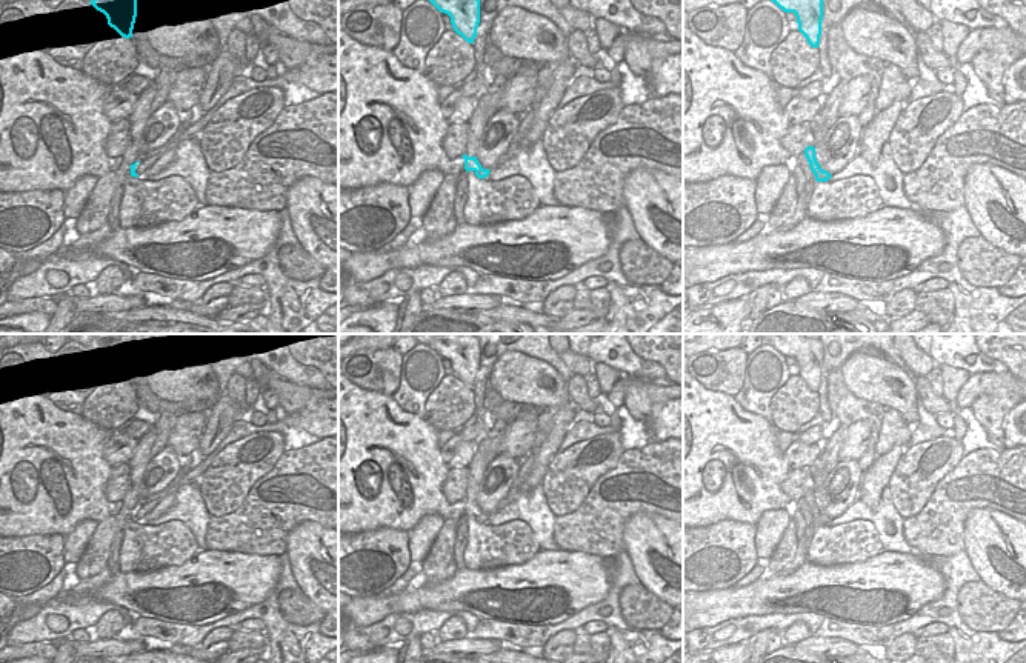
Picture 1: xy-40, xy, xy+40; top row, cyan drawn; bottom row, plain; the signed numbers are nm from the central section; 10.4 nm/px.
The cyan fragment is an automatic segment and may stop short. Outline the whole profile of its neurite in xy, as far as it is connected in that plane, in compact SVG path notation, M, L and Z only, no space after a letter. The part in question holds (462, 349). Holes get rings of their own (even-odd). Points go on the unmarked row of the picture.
M434 334L429 346L451 361L458 380L474 388L480 368L480 345L475 334Z

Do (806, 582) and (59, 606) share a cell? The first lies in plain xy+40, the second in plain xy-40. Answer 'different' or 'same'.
different

